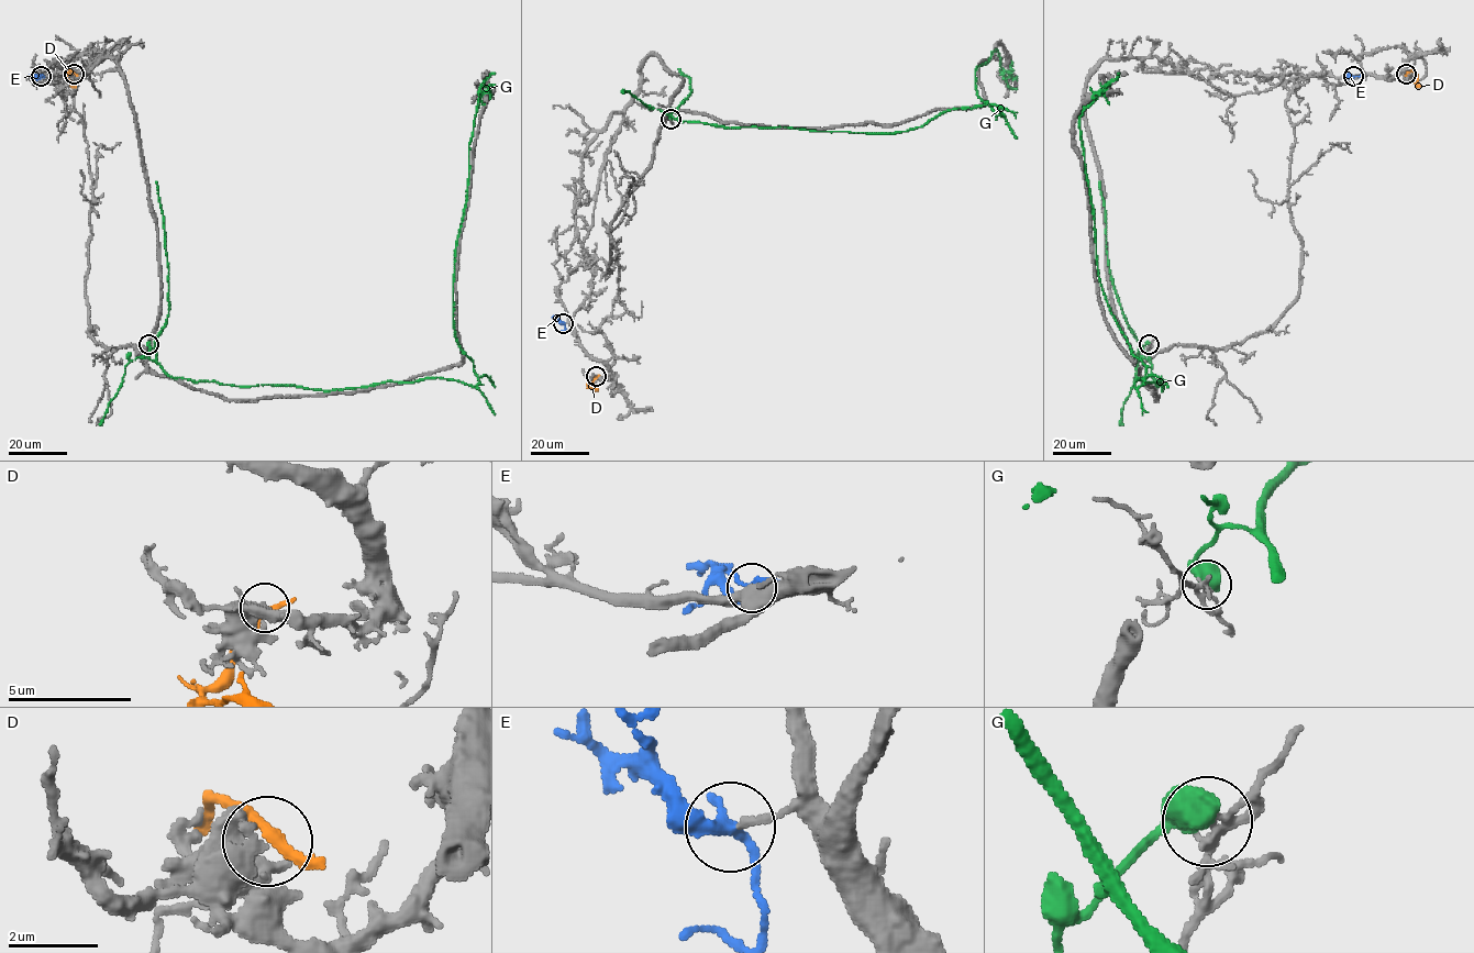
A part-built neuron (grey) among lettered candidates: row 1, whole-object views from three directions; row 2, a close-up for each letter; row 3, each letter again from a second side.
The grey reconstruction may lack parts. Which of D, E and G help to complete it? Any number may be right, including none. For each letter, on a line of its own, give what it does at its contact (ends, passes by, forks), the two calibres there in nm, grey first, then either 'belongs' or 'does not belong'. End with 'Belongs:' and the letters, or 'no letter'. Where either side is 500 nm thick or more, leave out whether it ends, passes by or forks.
D: it passes by; calibres 440 and 240 nm; does not belong
E: it passes by; calibres 160 and 320 nm; belongs
G: calibres 180 and 500 nm; does not belong
Belongs: E

